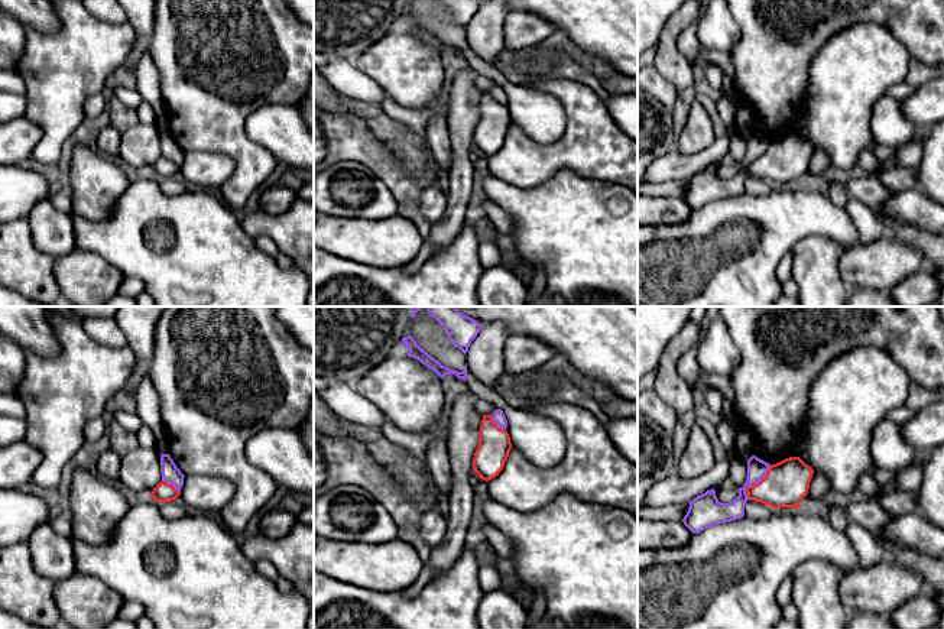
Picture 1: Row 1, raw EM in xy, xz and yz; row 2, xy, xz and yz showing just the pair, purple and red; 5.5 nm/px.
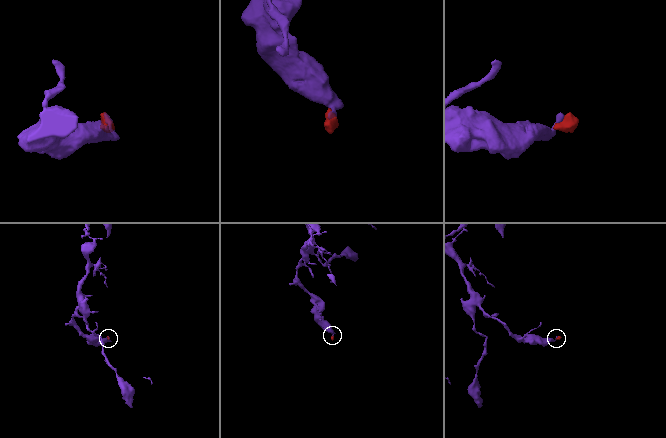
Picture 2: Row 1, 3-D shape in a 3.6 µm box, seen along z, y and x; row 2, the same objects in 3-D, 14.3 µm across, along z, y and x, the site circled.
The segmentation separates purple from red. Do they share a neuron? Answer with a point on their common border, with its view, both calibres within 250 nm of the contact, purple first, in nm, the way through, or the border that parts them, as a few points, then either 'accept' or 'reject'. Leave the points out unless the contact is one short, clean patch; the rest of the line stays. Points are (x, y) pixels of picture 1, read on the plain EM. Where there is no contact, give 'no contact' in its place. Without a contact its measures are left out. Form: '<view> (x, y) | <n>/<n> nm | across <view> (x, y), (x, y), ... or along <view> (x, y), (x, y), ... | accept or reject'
yz (753, 159) | 120/240 nm | along yz (771, 142), (758, 158), (746, 164), (748, 175) | reject

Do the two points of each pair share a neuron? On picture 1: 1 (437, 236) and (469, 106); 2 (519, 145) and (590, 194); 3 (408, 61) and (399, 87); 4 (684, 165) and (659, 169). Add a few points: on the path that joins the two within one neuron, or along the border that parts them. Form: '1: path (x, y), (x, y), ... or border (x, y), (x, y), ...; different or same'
1: path (456, 204), (461, 177), (461, 138); same
2: border (591, 178), (558, 171), (528, 188); different
3: path (408, 67), (408, 78), (405, 81); same
4: path (678, 165), (665, 168); same

